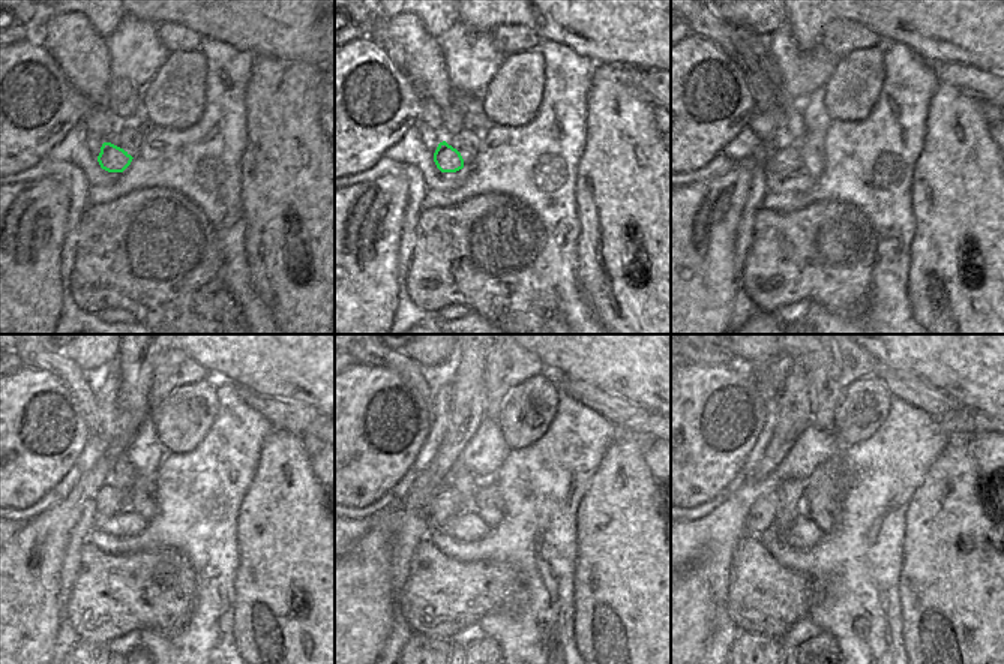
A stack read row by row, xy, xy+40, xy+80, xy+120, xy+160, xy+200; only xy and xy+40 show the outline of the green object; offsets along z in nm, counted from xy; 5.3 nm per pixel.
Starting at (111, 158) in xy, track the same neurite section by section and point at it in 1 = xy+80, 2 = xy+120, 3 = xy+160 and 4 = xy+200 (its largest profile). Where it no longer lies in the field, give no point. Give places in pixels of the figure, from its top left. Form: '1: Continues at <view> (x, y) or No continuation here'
1: Continues at xy+80 (784, 159)
2: Continues at xy+120 (110, 499)
3: Continues at xy+160 (446, 502)
4: Continues at xy+200 (763, 511)

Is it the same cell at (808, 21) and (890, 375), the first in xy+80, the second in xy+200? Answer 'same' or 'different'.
different

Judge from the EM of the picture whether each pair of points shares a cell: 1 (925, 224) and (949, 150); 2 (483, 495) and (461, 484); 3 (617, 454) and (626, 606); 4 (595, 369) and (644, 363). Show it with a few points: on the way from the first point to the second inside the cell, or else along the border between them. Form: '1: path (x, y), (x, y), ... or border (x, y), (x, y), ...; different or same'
1: path (943, 206), (949, 200), (949, 168); same
2: border (479, 478), (471, 510); different
3: path (622, 492), (622, 535), (626, 568); same
4: path (607, 363), (632, 363); same

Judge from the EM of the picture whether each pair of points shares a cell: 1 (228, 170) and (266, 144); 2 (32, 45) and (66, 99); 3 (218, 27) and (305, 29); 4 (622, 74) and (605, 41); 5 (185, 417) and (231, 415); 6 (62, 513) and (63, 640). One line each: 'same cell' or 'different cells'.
1: different cells
2: same cell
3: same cell
4: different cells
5: different cells
6: different cells

